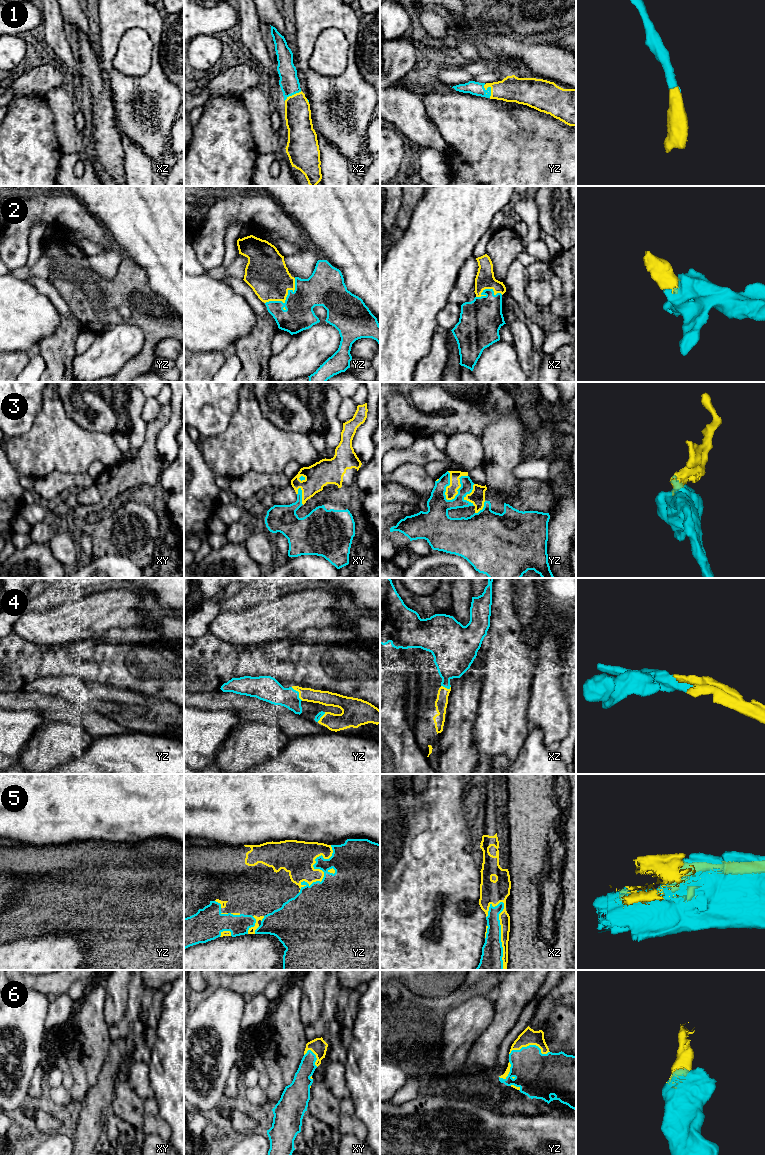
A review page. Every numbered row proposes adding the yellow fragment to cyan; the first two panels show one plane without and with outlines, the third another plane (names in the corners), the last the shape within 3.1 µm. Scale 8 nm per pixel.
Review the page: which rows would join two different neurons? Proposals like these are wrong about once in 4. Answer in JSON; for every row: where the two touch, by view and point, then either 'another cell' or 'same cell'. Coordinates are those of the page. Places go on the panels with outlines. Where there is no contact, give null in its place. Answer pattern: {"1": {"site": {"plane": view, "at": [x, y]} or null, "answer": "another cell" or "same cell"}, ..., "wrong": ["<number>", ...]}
{"1": {"site": {"plane": "yz", "at": [490, 88]}, "answer": "same cell"}, "2": {"site": {"plane": "yz", "at": [286, 297]}, "answer": "same cell"}, "3": {"site": {"plane": "yz", "at": [460, 487]}, "answer": "same cell"}, "4": {"site": {"plane": "yz", "at": [298, 693]}, "answer": "same cell"}, "5": {"site": {"plane": "xz", "at": [500, 935]}, "answer": "same cell"}, "6": {"site": {"plane": "yz", "at": [529, 1045]}, "answer": "same cell"}, "wrong": []}

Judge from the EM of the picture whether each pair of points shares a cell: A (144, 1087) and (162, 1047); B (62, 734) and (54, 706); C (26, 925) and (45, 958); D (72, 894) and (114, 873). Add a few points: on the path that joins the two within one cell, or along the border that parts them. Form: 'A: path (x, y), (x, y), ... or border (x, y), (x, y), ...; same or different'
A: border (147, 1064), (150, 1085), (154, 1096); different
B: border (51, 719), (71, 722), (80, 728); different
C: border (55, 933), (39, 936), (22, 936), (10, 942); different
D: path (82, 884), (93, 873), (104, 873); same

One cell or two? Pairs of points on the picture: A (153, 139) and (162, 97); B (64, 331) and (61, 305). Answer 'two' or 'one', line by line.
A: one
B: two

